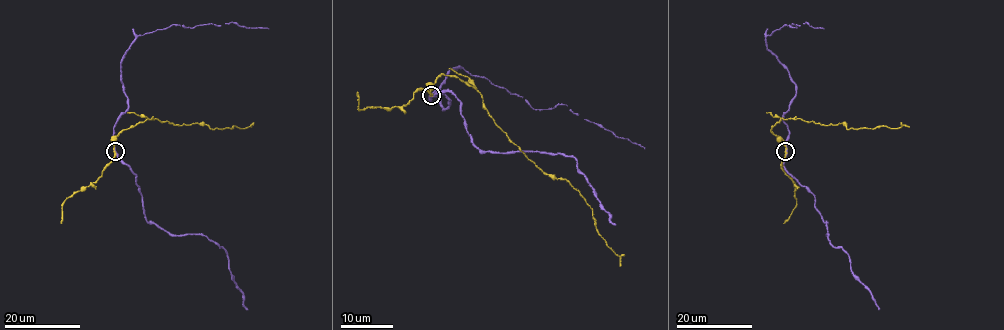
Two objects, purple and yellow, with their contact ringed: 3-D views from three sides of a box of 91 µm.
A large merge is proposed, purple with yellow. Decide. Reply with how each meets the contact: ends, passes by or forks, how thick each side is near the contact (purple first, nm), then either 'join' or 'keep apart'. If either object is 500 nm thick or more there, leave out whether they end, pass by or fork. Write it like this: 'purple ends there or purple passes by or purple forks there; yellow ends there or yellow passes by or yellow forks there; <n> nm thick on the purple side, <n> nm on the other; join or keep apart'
purple passes by; yellow passes by; 340 nm thick on the purple side, 220 nm on the other; keep apart

